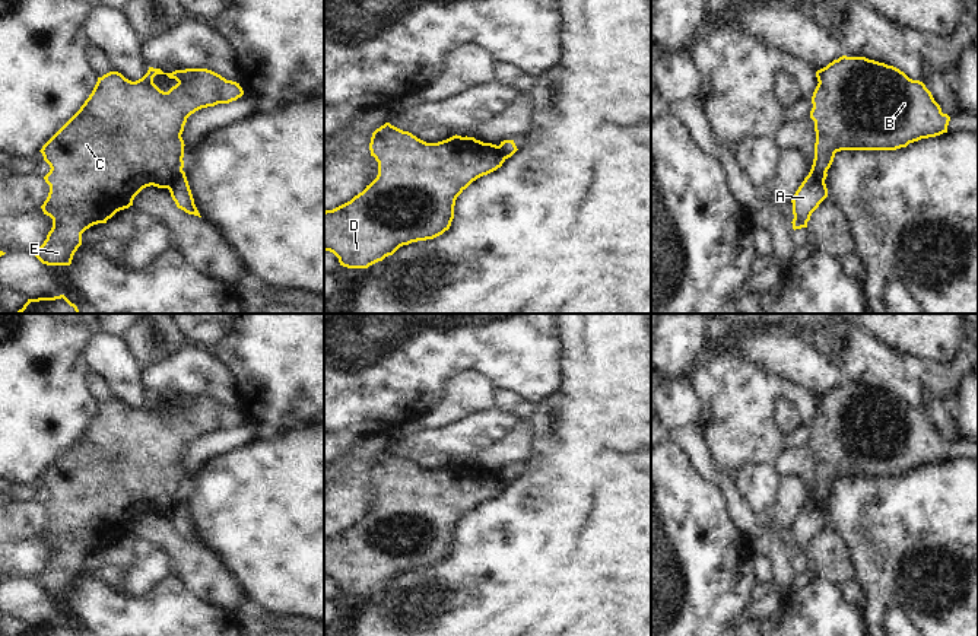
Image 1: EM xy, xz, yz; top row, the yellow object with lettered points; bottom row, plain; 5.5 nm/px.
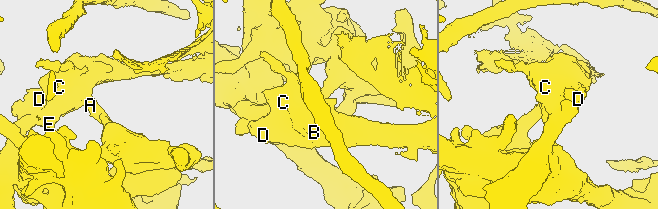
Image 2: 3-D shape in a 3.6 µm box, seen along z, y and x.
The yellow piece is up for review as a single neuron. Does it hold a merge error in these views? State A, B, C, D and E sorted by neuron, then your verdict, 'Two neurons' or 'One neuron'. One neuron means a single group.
Groups: A / B C D E. Two neurons

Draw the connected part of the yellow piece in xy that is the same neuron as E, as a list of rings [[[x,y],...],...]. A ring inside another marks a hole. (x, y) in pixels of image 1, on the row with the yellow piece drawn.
[[[149,67],[136,82],[118,71],[98,77],[80,109],[39,150],[51,168],[44,177],[50,193],[41,209],[53,219],[53,228],[34,255],[47,265],[70,265],[86,229],[107,223],[117,212],[133,206],[143,188],[168,188],[177,179],[184,168],[181,134],[191,114],[242,95],[239,83],[207,69],[163,73]],[[156,74],[166,74],[178,83],[163,92],[153,83]]]

